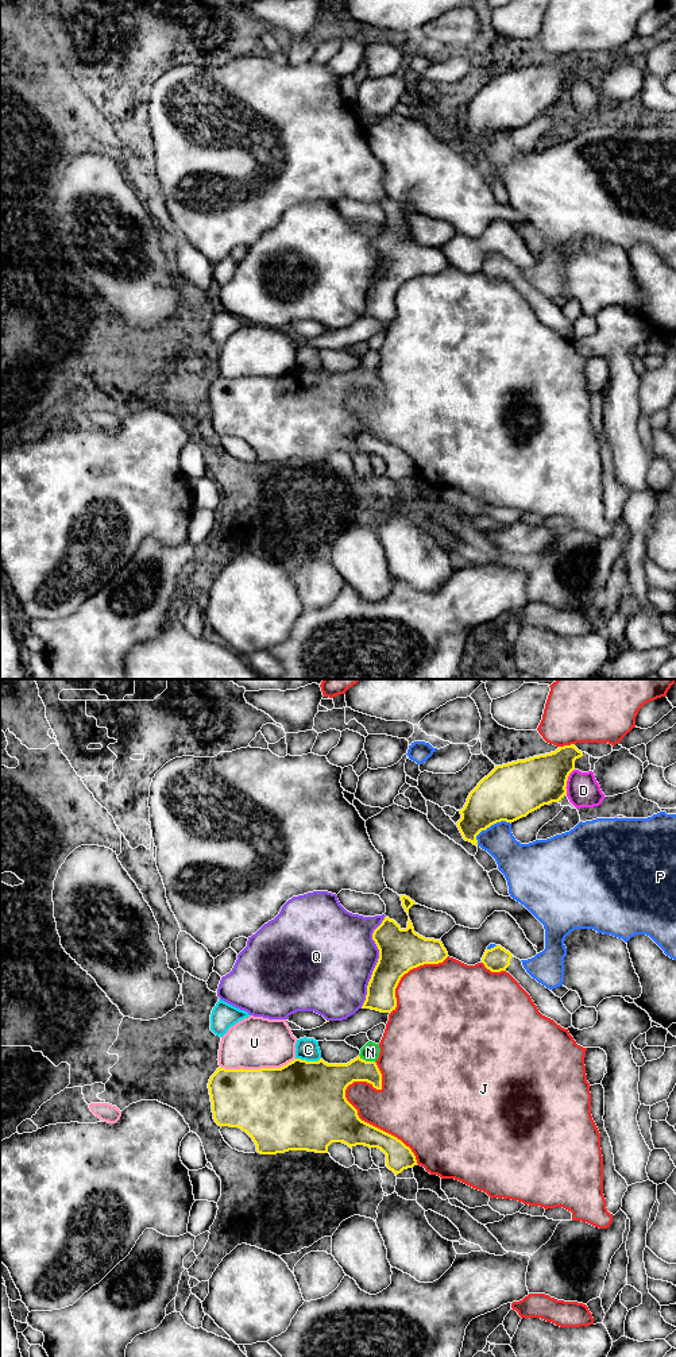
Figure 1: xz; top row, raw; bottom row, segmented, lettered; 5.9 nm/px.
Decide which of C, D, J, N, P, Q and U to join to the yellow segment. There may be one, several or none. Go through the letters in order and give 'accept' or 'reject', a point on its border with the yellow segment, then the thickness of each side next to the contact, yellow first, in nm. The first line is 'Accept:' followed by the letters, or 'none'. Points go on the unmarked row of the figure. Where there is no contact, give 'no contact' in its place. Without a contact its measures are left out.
Accept: none
C: reject; meets yellow in xz at (308, 370); 500 nm thick on the yellow side, 130 nm on the other
D: reject; meets yellow in xz at (566, 91); 320 nm thick on the yellow side, 200 nm on the other
J: reject; meets yellow in xz at (351, 413); 460 nm thick on the yellow side, 280 nm on the other
N: reject; meets yellow in xz at (367, 370); 200 nm thick on the yellow side, 110 nm on the other
P: reject; meets yellow in xz at (489, 135); 340 nm thick on the yellow side, 200 nm on the other
Q: reject; meets yellow in xz at (378, 270); 260 nm thick on the yellow side, 460 nm on the other
U: reject; meets yellow in xz at (257, 378); 460 nm thick on the yellow side, 320 nm on the other

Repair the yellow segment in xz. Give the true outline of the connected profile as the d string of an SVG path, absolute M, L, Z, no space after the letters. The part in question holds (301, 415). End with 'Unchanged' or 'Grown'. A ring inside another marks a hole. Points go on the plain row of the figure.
M358 365L347 373L294 367L281 377L219 375L210 385L208 397L215 431L246 440L260 463L289 459L328 462L332 451L343 451L349 456L364 454L381 458L386 463L386 475L395 483L417 474L414 462L401 448L359 427L358 419L345 406L345 398L354 390L367 390L382 398L382 382L376 371Z. Unchanged

